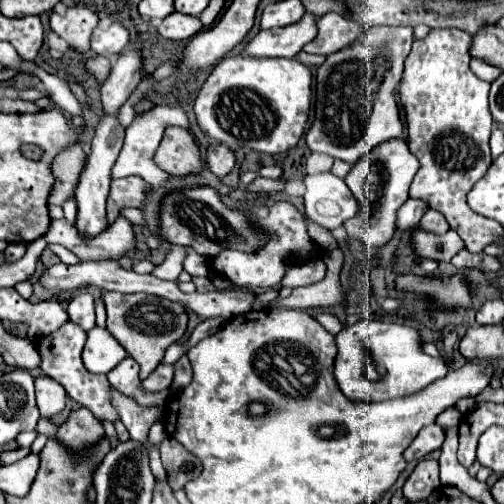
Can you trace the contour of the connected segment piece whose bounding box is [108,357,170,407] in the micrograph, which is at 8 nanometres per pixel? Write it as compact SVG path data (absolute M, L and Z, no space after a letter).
M126 357L116 369L108 373L110 385L120 391L122 395L134 399L140 407L154 407L154 405L164 405L170 399L170 391L156 391L148 393L140 387L138 379L138 365L132 361L132 357Z

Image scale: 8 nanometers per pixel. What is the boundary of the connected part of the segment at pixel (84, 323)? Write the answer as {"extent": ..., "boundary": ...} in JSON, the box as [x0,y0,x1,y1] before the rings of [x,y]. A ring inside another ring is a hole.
{"extent":[68,293,96,331],"boundary":[[[78,293],[68,305],[68,317],[80,325],[84,331],[90,331],[96,325],[94,319],[94,297],[90,293]]]}

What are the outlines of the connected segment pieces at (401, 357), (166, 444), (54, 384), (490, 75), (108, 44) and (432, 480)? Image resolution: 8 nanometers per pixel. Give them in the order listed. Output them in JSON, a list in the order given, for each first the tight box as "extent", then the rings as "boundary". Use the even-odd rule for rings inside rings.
[{"extent":[334,319,448,401],"boundary":[[[362,319],[354,325],[344,327],[336,335],[336,347],[338,355],[334,361],[334,377],[338,381],[340,391],[352,399],[352,401],[388,401],[394,397],[410,395],[426,385],[442,379],[448,373],[448,365],[442,357],[430,357],[422,353],[422,339],[416,327],[400,325],[400,323],[386,323],[382,319]],[[382,333],[382,345],[378,339],[378,349],[390,349],[386,351],[384,359],[390,359],[384,363],[384,367],[378,367],[378,361],[374,353],[370,351],[370,337]]]},{"extent":[160,437,202,491],"boundary":[[[166,437],[160,445],[160,457],[162,465],[168,475],[168,485],[176,491],[182,489],[190,479],[196,479],[202,471],[202,463],[198,457],[188,453],[184,445],[180,445],[176,439]]]},{"extent":[36,375,66,417],"boundary":[[[44,375],[36,379],[36,401],[42,417],[54,417],[66,405],[66,391],[58,381]]]},{"extent":[470,61,500,83],"boundary":[[[470,61],[470,69],[472,69],[472,73],[476,73],[476,77],[480,77],[480,79],[484,79],[488,83],[492,83],[500,75],[500,71],[496,67],[484,65],[482,61]]]},{"extent":[92,23,128,55],"boundary":[[[112,23],[108,29],[96,27],[92,33],[92,51],[102,55],[118,55],[128,45],[128,31],[120,23]]]},{"extent":[402,459,440,501],"boundary":[[[422,459],[408,481],[404,483],[402,491],[408,501],[420,501],[432,493],[432,489],[440,487],[440,477],[438,477],[438,461],[436,459]]]}]

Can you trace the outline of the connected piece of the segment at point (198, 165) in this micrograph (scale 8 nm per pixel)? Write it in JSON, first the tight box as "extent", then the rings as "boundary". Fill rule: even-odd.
{"extent":[154,127,204,177],"boundary":[[[176,127],[164,131],[162,143],[154,155],[154,163],[174,177],[200,173],[204,167],[194,137],[186,129],[176,129]]]}

